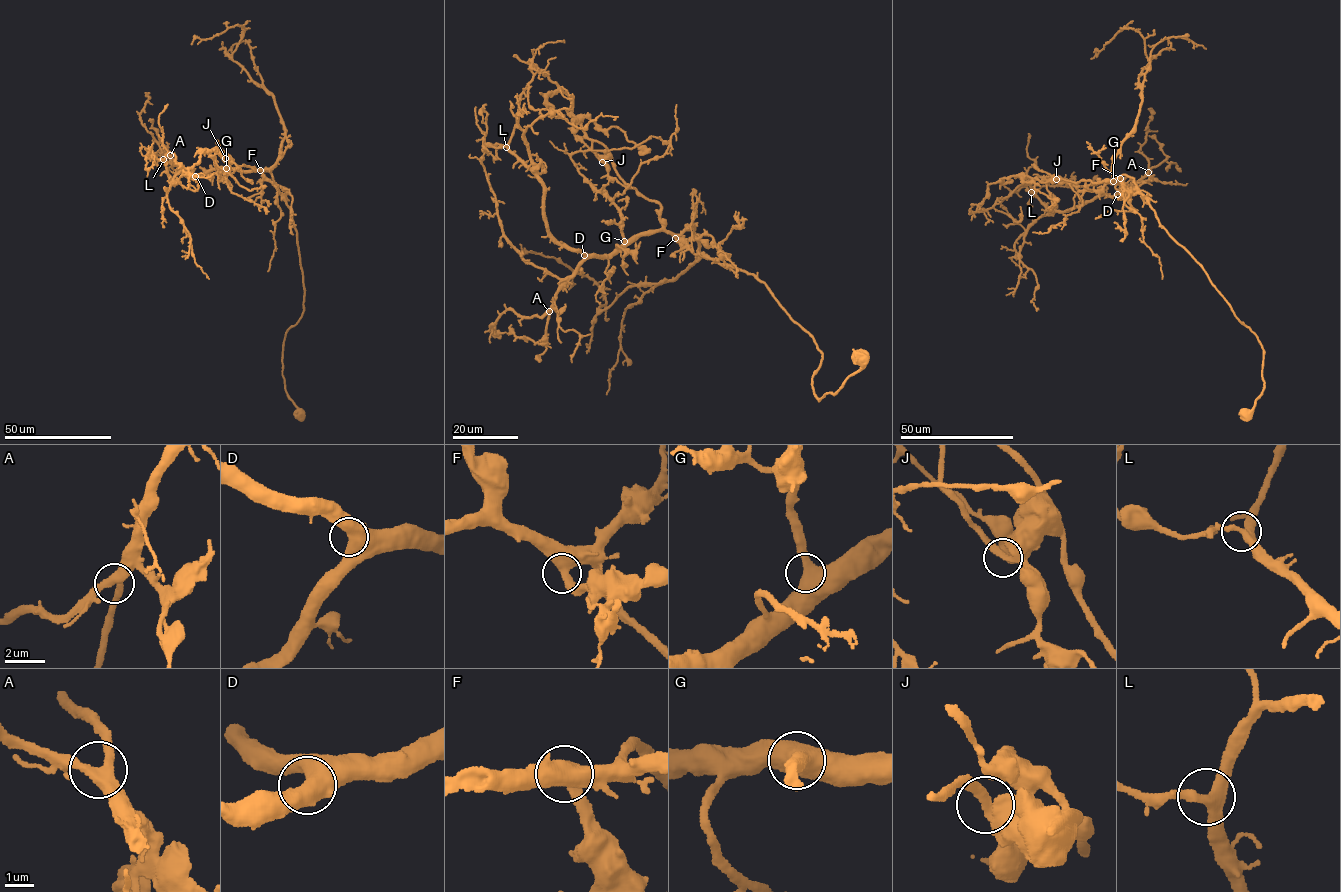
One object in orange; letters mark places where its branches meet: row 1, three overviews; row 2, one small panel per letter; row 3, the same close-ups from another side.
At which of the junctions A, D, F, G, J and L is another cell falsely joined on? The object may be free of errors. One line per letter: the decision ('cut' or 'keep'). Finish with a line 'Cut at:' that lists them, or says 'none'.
A: keep
D: keep
F: keep
G: keep
J: keep
L: keep
Cut at: none

